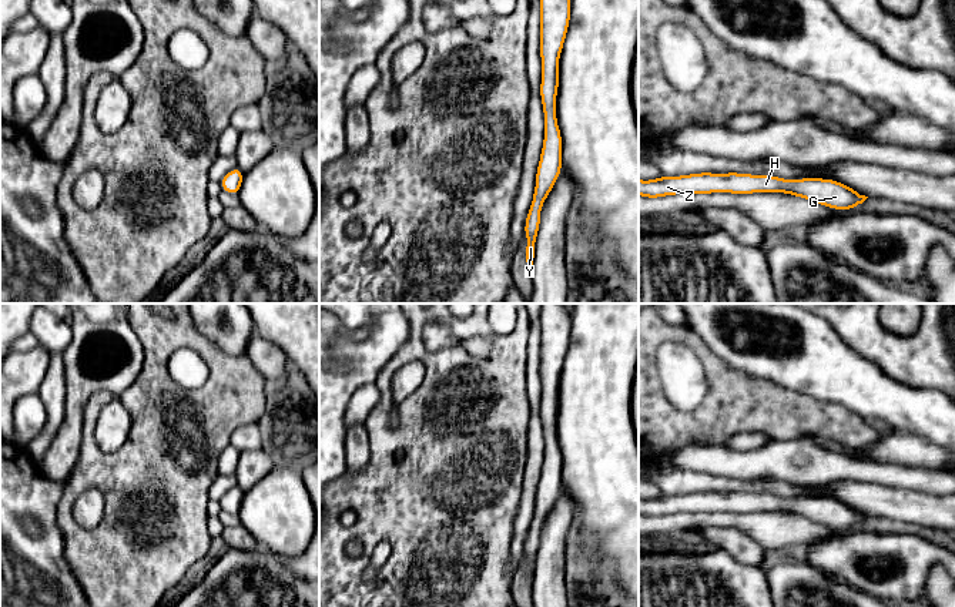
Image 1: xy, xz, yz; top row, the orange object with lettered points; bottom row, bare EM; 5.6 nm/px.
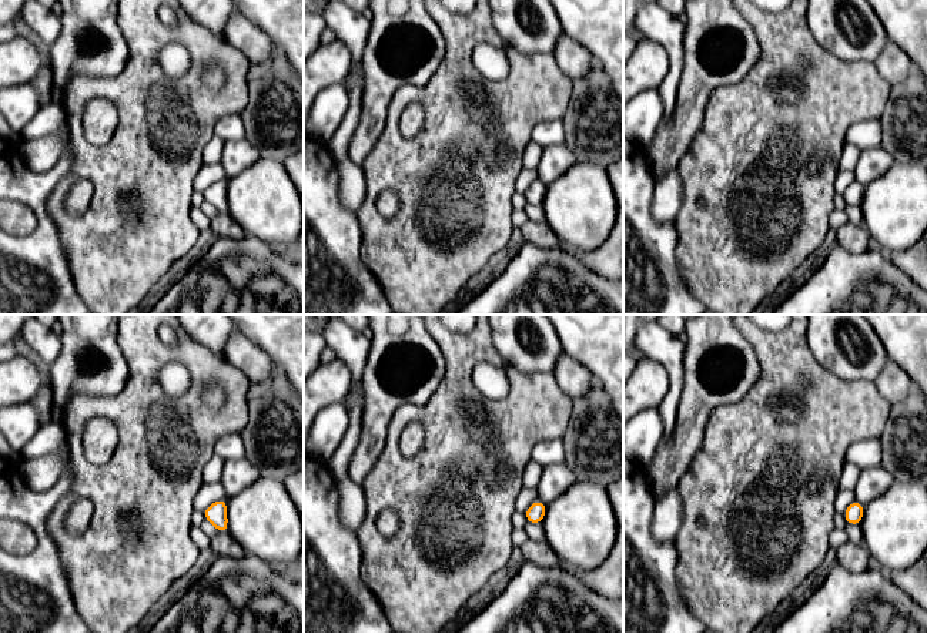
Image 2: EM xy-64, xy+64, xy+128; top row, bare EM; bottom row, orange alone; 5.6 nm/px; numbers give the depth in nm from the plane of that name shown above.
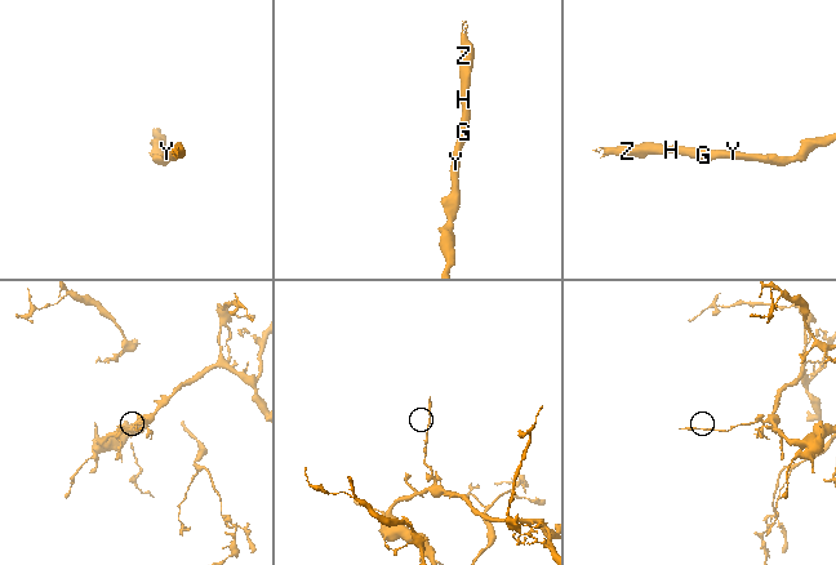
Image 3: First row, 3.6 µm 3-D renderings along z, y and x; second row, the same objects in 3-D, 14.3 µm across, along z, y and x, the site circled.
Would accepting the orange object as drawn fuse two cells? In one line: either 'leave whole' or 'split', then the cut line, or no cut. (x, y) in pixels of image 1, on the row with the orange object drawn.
leave whole; cut none

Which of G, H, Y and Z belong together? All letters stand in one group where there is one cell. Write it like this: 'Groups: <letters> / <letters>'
Groups: G H Y Z

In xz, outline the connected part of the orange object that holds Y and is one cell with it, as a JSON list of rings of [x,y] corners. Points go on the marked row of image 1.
[[[540,0],[540,98],[544,115],[544,138],[536,172],[533,201],[525,222],[526,262],[533,266],[542,205],[562,172],[562,134],[556,118],[559,57],[570,21],[570,0]]]

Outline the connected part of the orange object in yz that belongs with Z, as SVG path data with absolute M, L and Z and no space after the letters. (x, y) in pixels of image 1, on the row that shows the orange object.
M700 172L680 177L663 175L650 181L639 180L639 195L646 198L713 192L731 192L737 195L785 192L832 209L854 209L868 198L845 184L824 178L784 180L774 175Z

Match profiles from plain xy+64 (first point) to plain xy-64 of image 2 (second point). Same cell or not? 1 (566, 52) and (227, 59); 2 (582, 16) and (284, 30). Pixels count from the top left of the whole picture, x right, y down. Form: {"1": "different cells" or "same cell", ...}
{"1": "different cells", "2": "same cell"}

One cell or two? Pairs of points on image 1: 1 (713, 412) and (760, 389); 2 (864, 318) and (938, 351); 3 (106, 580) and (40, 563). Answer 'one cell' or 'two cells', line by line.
1: one cell
2: one cell
3: two cells

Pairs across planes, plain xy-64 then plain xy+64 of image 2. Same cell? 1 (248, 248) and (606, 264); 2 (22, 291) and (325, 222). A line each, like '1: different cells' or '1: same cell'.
1: different cells
2: same cell

